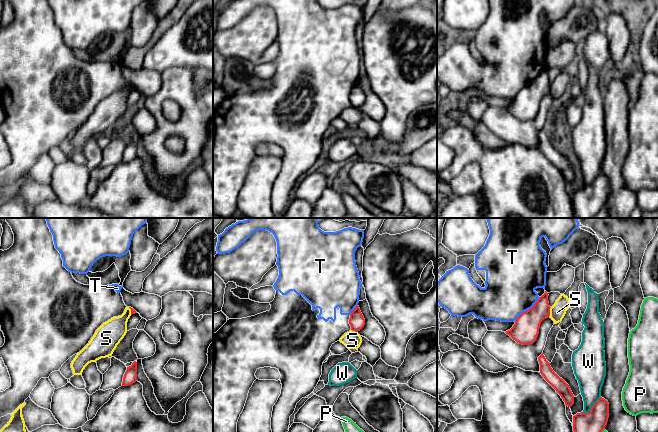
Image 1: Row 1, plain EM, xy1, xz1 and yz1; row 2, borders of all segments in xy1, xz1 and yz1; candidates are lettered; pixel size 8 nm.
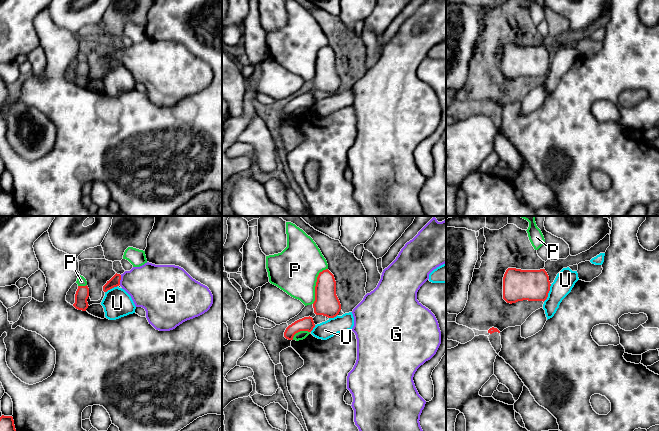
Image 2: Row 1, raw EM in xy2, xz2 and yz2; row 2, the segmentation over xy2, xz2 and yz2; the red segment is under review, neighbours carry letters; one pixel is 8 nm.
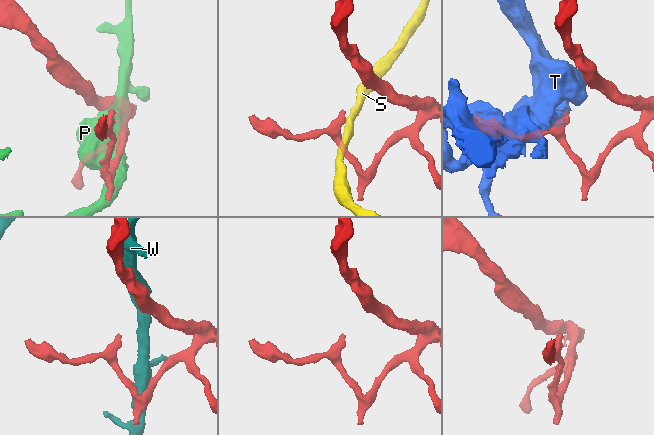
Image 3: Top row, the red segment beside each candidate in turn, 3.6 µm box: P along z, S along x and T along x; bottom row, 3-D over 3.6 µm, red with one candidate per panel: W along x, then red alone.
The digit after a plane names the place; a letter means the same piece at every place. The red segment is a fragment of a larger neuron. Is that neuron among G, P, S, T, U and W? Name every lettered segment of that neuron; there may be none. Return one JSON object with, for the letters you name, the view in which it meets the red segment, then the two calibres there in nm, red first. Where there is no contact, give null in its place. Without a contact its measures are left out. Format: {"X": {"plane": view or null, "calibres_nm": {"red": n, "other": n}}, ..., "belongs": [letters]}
{"G": {"plane": "xy2", "calibres_nm": {"red": 80, "other": 360}}, "belongs": ["G"]}

